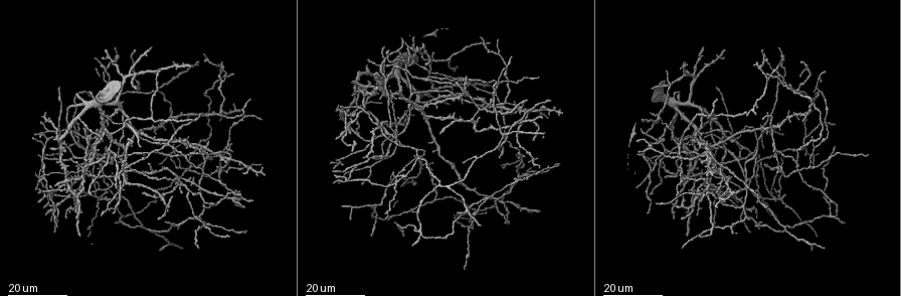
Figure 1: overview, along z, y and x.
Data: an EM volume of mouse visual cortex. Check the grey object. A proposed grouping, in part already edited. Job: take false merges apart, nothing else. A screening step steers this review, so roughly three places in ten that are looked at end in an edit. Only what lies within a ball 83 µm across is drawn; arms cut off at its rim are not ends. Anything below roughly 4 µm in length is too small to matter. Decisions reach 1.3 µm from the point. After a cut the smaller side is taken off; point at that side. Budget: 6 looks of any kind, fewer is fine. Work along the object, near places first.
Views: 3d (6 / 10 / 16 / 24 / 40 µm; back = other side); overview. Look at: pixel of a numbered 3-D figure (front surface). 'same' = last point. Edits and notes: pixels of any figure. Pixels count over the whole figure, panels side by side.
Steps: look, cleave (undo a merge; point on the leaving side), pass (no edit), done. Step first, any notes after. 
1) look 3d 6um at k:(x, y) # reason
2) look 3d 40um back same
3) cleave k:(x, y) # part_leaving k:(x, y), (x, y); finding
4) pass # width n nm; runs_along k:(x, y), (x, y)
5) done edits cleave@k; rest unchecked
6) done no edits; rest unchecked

look 3d 16um at 1:(680, 142)

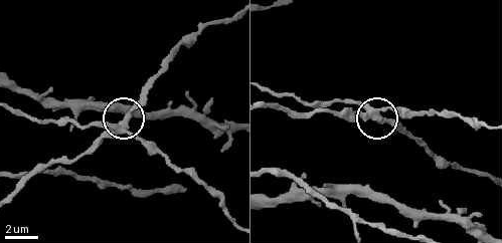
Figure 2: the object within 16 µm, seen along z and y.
look 3d 10um at 2:(126, 131)

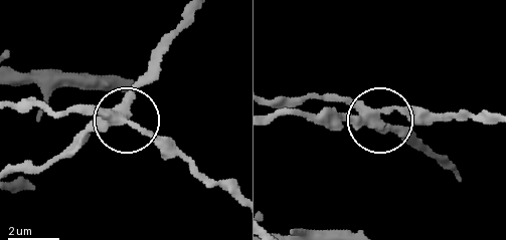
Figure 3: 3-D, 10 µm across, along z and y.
cleave 3:(148, 135) # width 330 nm; part_leaving 3:(120, 120), (163, 137), (208, 178), (234, 191); two cells meet here

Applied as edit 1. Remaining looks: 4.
look 3d 16um at 1:(388, 135) # arms part here

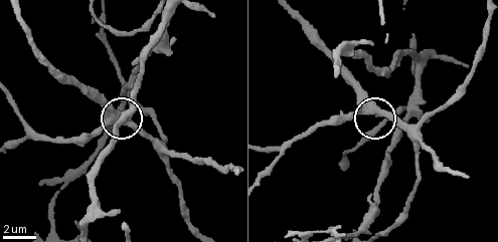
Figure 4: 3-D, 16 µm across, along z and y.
look 3d 10um at 4:(361, 111) # closer look

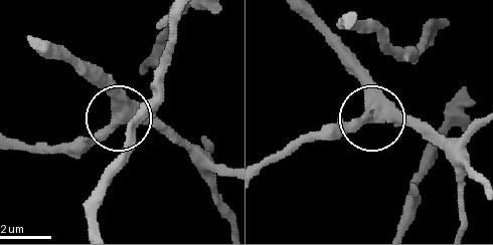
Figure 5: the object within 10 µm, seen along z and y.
pass # width 330 nm; one cell here

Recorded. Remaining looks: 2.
look 3d 16um at 1:(111, 183) # branch point

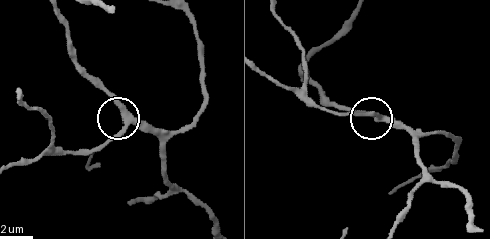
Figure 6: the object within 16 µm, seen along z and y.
look 3d 10um at 6:(378, 116)

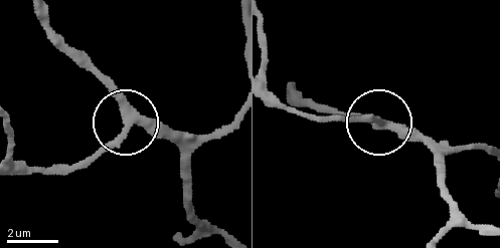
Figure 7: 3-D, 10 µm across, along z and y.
pass # runs_along 7:(397, 131), (382, 119), (331, 119); all the same cell

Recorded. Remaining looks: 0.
done edits cleave@3; rest unchecked

